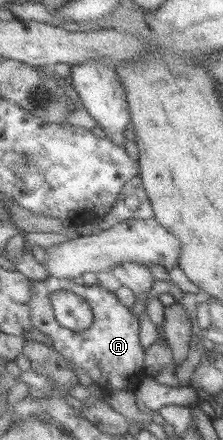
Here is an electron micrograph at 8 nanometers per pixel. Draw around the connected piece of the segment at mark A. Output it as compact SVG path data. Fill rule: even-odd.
M49 276L45 280L33 280L31 284L31 317L36 331L40 331L51 340L54 348L66 357L72 366L79 366L104 392L125 389L137 389L143 379L149 377L145 370L145 346L141 344L140 315L135 316L131 308L125 307L114 292L106 290L98 283L81 285L69 278ZM55 289L73 291L85 298L95 314L95 323L85 331L73 331L63 327L52 305L50 293Z

